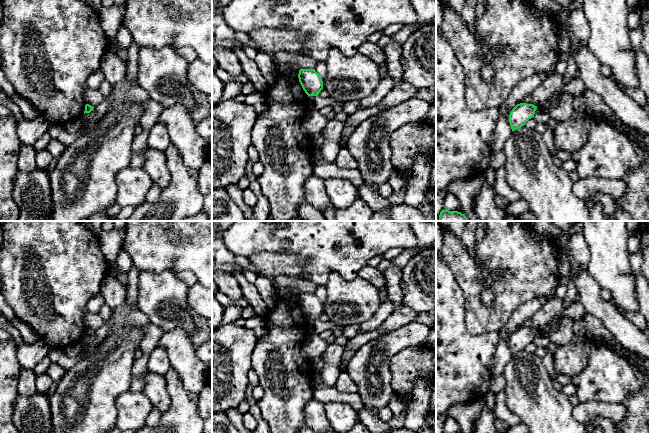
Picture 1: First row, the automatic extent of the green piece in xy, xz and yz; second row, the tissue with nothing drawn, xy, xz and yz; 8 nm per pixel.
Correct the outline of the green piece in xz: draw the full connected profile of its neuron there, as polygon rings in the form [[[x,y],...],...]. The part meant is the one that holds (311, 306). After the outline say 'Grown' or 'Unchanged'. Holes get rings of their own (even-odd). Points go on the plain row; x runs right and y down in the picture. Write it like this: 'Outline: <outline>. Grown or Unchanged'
Outline: [[[300,293],[298,302],[308,321],[319,319],[323,313],[323,305],[315,293]]]. Unchanged

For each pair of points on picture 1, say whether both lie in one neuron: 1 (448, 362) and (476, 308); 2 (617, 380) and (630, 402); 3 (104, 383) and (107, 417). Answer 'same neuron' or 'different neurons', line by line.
1: different neurons
2: different neurons
3: same neuron

